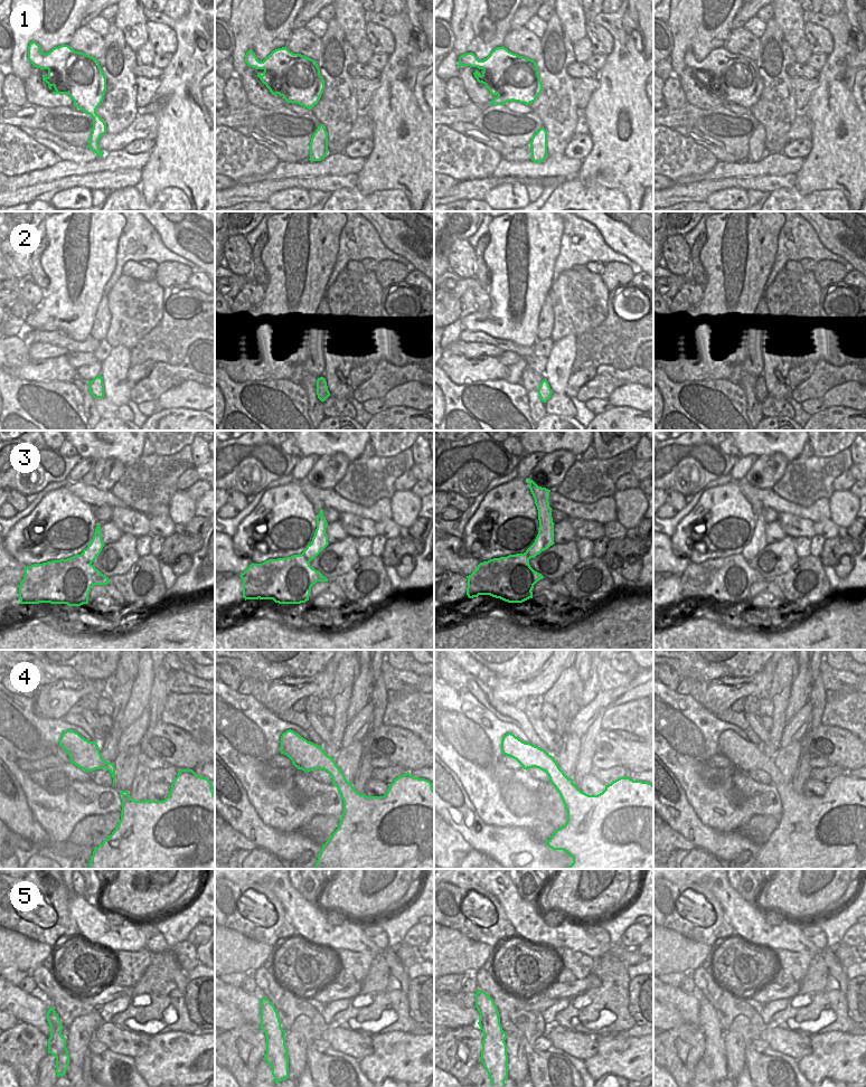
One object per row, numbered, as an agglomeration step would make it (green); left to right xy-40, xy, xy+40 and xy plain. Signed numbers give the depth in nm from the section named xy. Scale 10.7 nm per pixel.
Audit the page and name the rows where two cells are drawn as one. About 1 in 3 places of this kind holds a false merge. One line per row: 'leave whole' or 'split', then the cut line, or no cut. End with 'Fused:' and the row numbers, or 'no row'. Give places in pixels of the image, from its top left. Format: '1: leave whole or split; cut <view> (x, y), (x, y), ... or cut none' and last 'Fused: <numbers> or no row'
1: leave whole; cut none
2: leave whole; cut none
3: split; cut xy-40 (81, 554), (84, 557), (94, 559)
4: leave whole; cut none
5: leave whole; cut none
Fused: 3

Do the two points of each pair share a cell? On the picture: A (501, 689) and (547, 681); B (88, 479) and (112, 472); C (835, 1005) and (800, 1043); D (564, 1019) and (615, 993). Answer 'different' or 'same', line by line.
A: same
B: same
C: different
D: same

